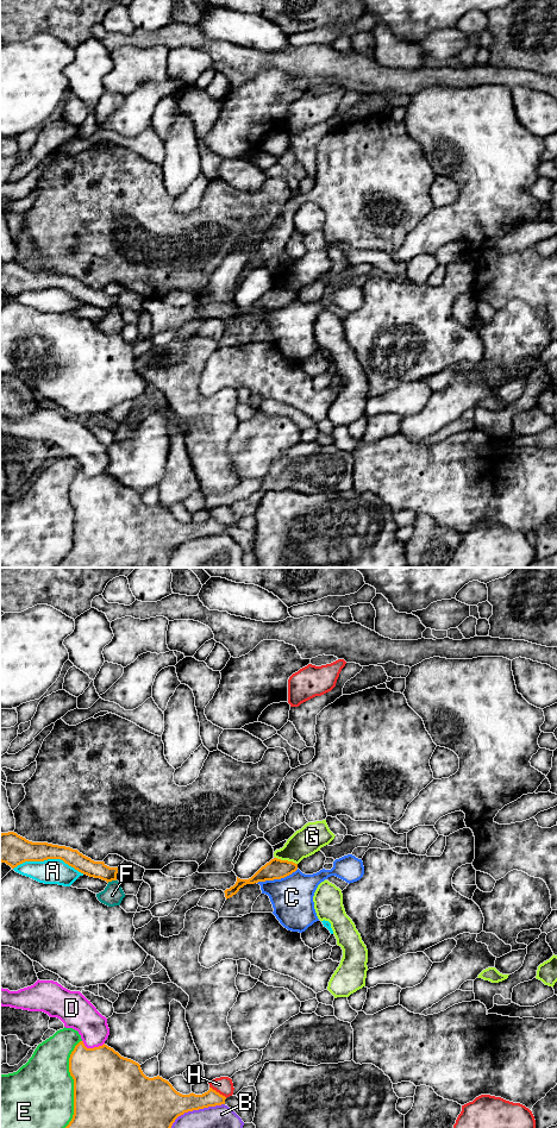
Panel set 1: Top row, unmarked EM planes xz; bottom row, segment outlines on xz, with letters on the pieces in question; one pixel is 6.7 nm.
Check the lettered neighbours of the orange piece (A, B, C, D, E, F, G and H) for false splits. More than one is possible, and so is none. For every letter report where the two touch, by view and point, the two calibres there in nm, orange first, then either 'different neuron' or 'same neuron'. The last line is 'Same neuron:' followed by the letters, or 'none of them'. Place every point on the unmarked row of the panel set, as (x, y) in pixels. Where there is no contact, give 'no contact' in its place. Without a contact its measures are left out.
A: xz (49, 287) | 200/180 nm | different neuron
B: xz (191, 539) | 340/420 nm | different neuron
C: xz (277, 307) | 140/280 nm | different neuron
D: xz (92, 477) | 440/220 nm | different neuron
E: xz (74, 518) | 500/480 nm | different neuron
F: xz (111, 309) | 120/140 nm | different neuron
G: xz (286, 289) | 140/190 nm | different neuron
H: xz (218, 521) | 130/120 nm | different neuron
Same neuron: none of them

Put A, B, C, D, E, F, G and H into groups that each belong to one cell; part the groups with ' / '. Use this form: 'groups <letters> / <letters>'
groups A / B / C / D / E / F / G / H

